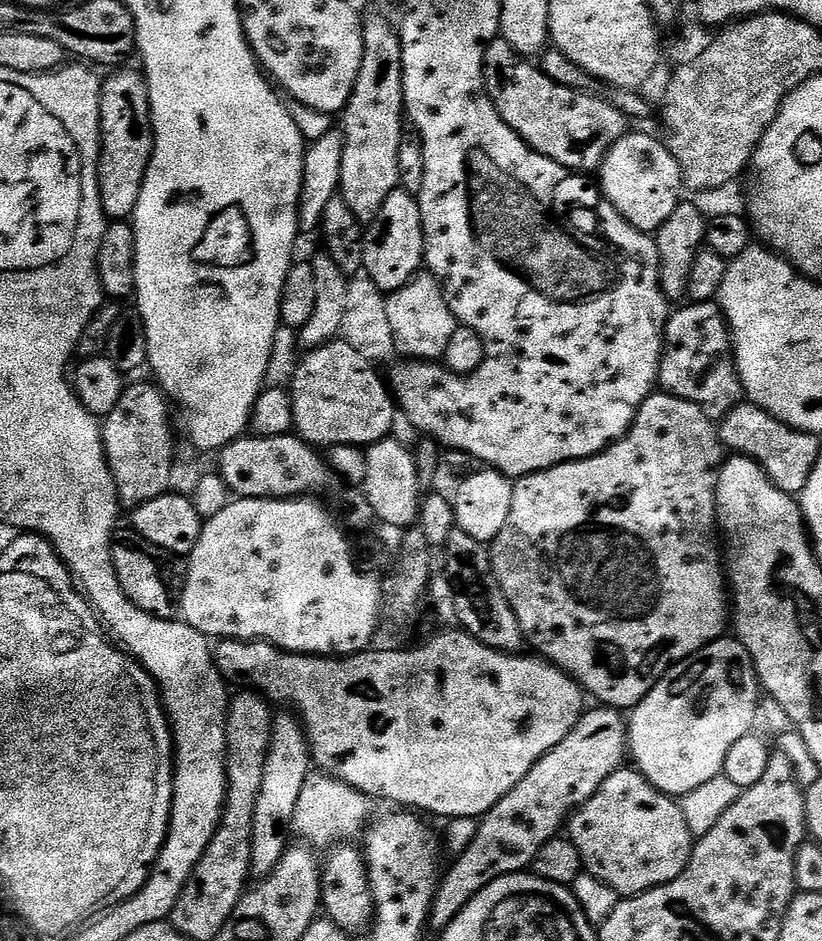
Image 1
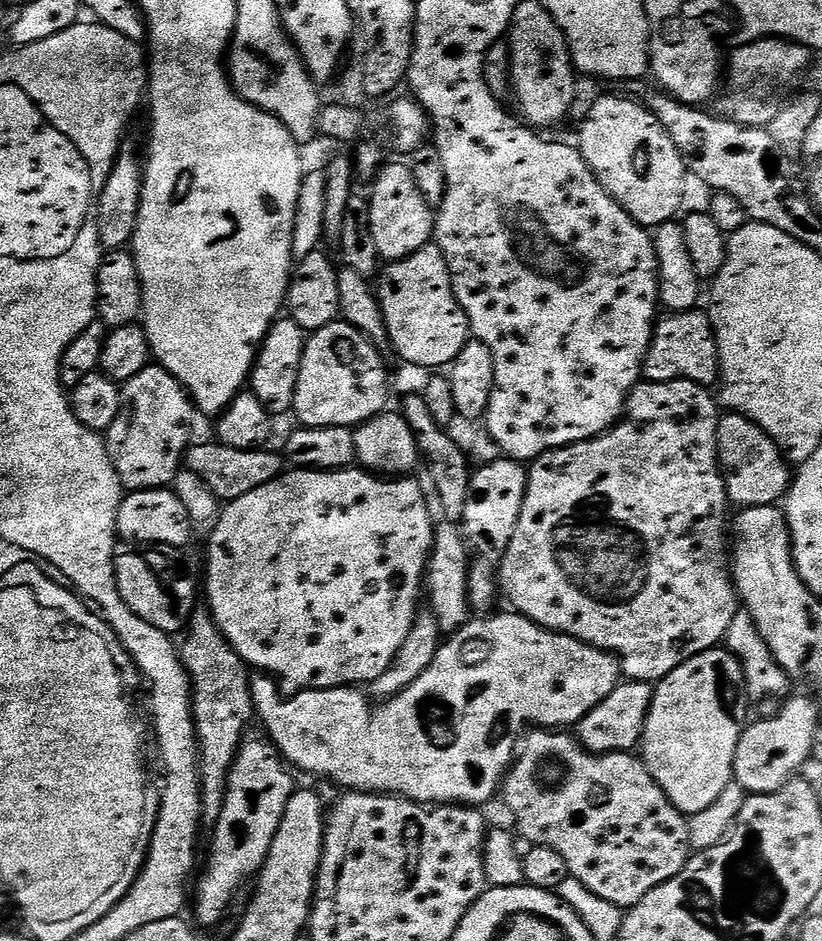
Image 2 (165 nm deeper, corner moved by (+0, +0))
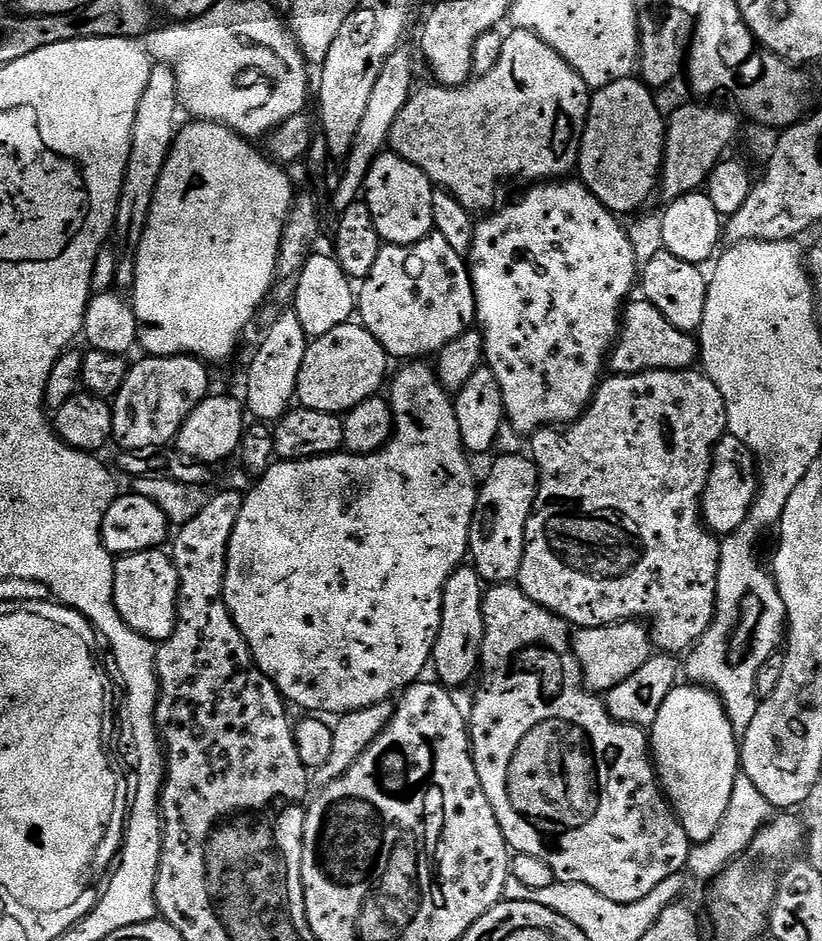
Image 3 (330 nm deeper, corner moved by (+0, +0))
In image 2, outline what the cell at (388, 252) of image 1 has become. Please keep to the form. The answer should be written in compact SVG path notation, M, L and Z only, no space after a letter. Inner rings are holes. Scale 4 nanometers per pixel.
M407 163L390 164L381 167L368 200L374 246L378 246L378 254L384 262L401 260L422 250L434 236L434 210L426 198L422 198L422 190L418 190L418 182L414 182L411 167Z

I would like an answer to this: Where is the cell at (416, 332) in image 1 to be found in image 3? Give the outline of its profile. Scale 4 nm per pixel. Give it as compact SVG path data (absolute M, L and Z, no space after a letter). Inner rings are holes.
M433 231L425 240L413 244L384 244L374 262L374 270L358 288L358 320L384 348L389 357L401 356L401 361L428 358L438 354L454 338L476 324L476 299L472 289L472 273L465 257L453 250L442 234Z

